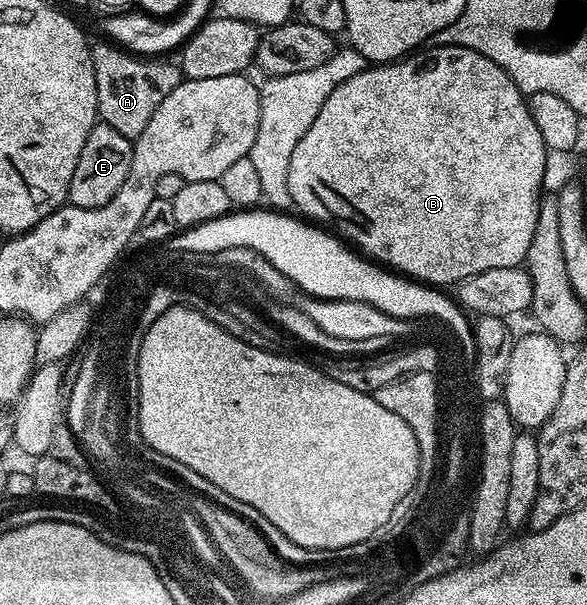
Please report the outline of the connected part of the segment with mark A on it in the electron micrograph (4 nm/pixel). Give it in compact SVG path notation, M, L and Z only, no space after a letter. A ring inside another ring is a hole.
M115 44L91 46L94 75L96 76L96 111L103 124L114 127L118 135L126 135L134 139L146 131L146 123L150 123L154 111L174 87L182 80L179 64L166 59L145 59L133 55Z

